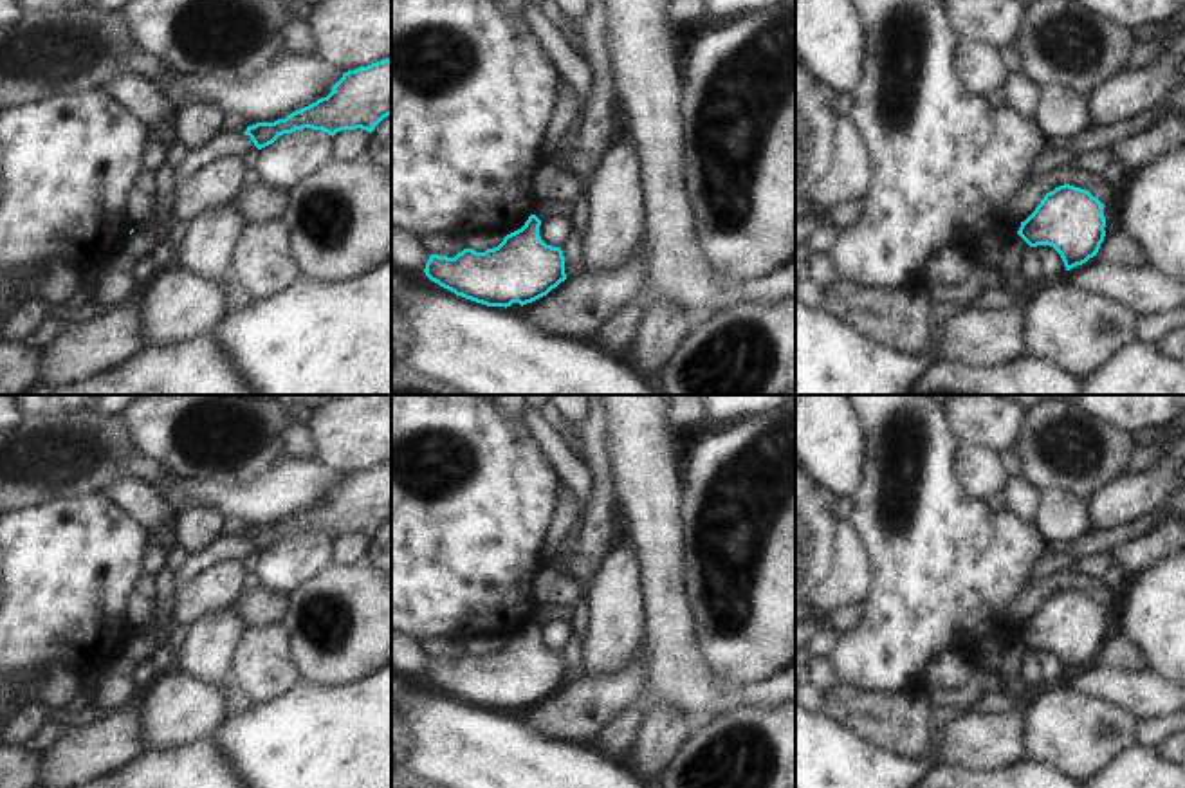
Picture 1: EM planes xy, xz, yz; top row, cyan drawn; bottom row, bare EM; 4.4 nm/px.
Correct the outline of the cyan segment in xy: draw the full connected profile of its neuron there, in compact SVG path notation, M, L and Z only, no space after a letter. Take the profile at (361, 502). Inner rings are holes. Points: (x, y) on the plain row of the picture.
M391 463L348 474L326 501L274 527L256 527L243 536L258 554L280 539L312 532L335 539L341 534L366 534L391 519Z

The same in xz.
M530 618L521 633L485 656L431 658L424 676L456 700L487 710L532 707L566 683L563 655L541 644L539 629L541 624Z

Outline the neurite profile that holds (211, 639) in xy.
M234 608L195 618L175 655L175 669L222 689L231 685L229 664L245 629L247 624Z

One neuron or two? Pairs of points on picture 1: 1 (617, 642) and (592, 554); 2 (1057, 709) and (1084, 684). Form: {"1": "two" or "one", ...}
{"1": "two", "2": "two"}

